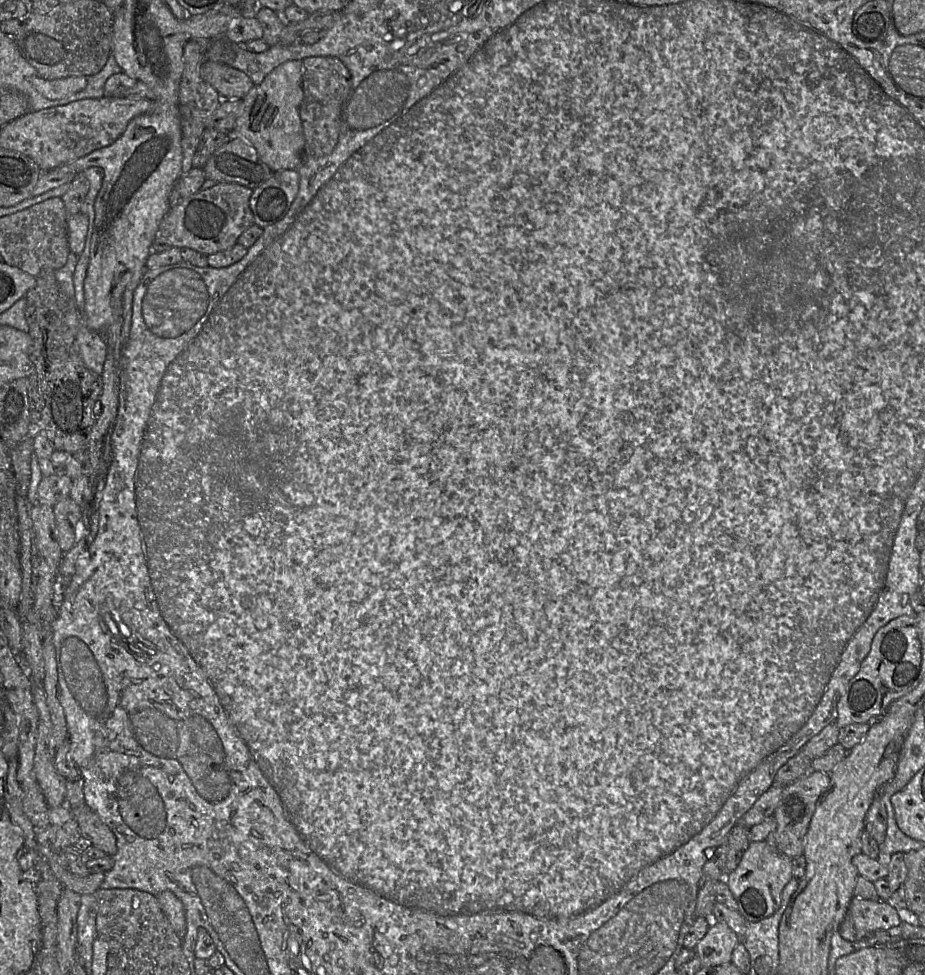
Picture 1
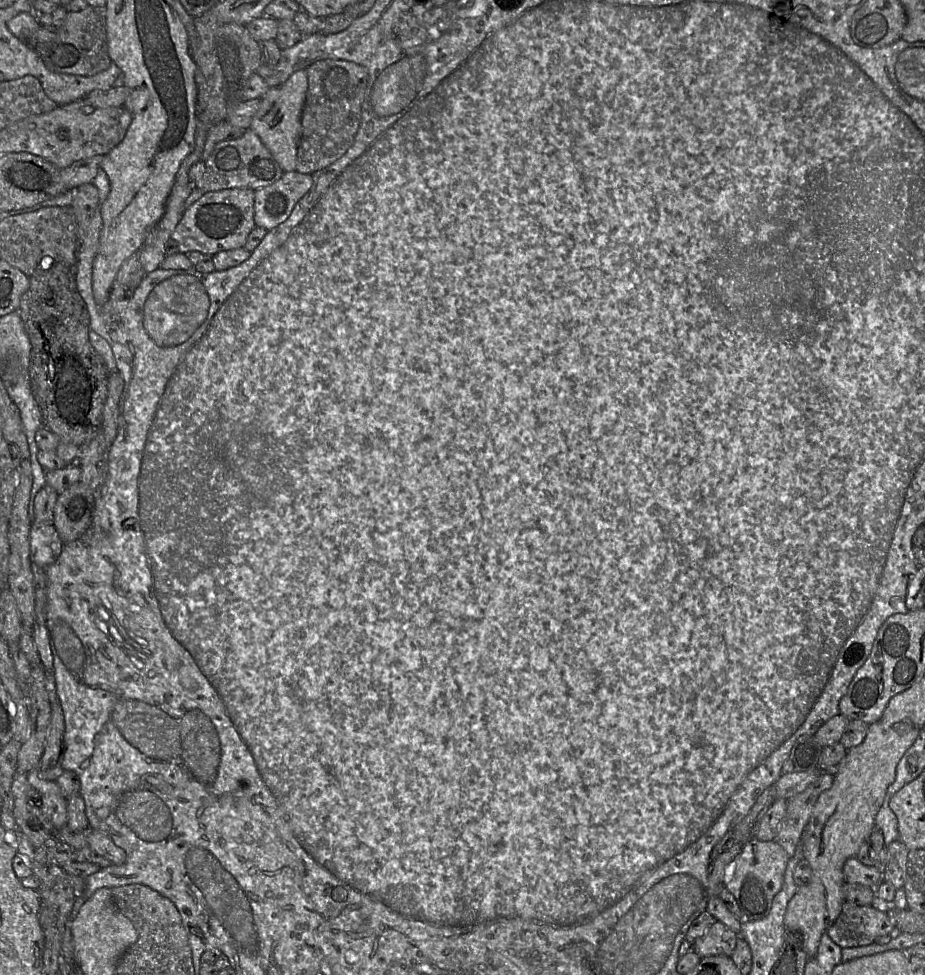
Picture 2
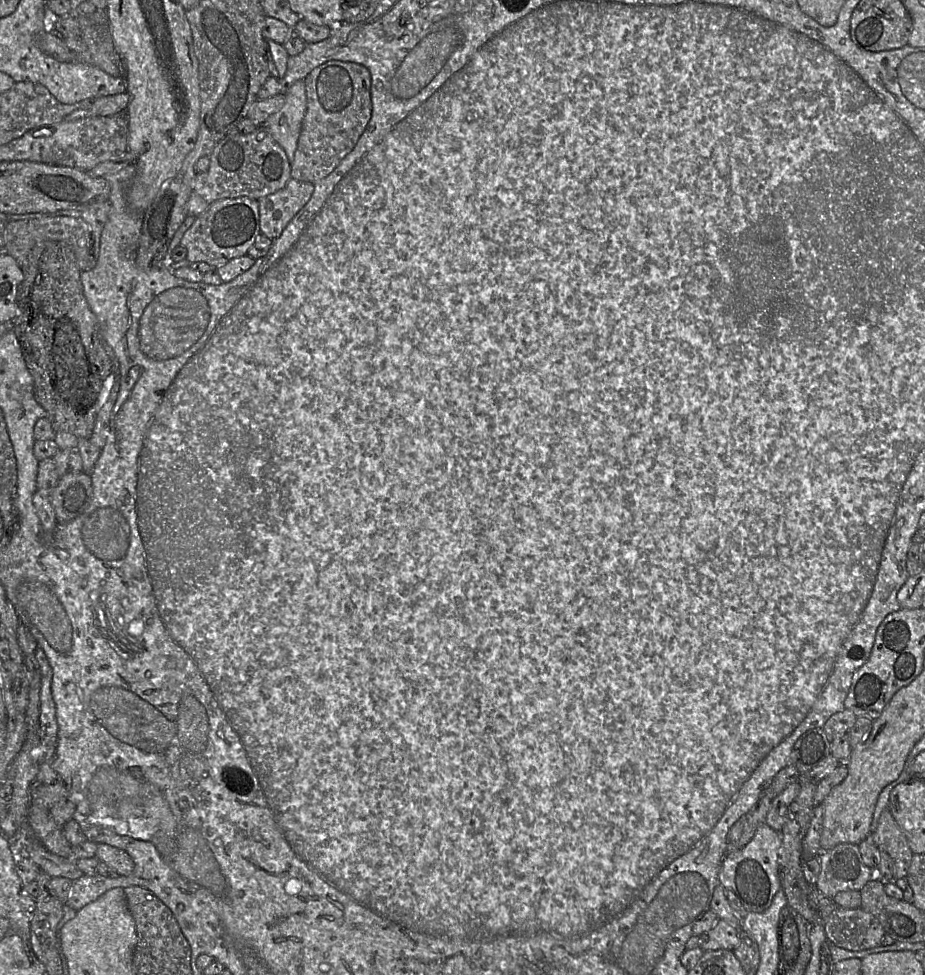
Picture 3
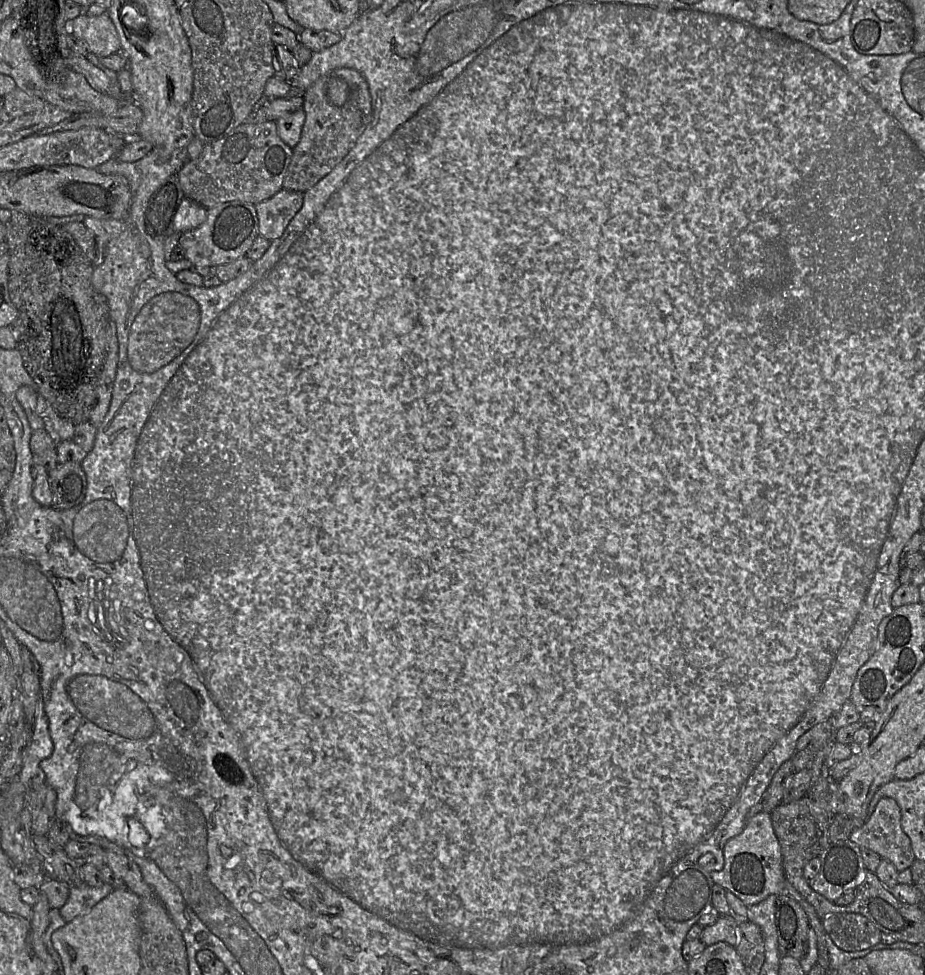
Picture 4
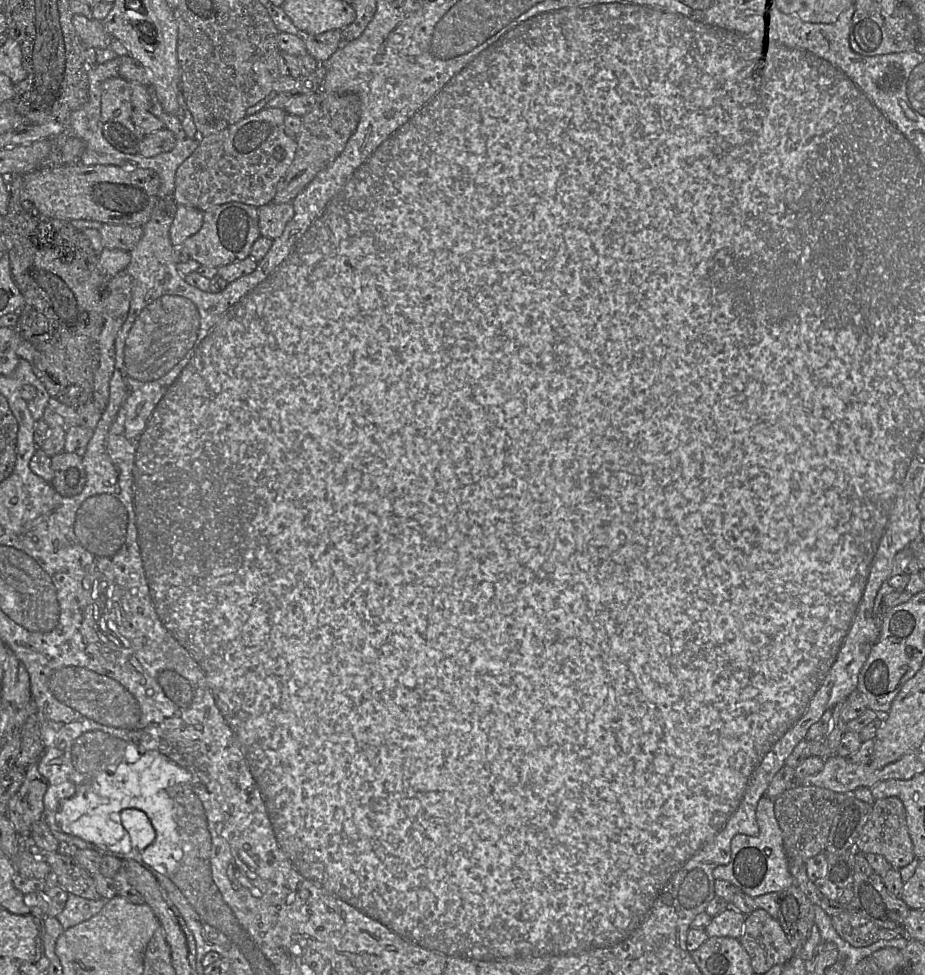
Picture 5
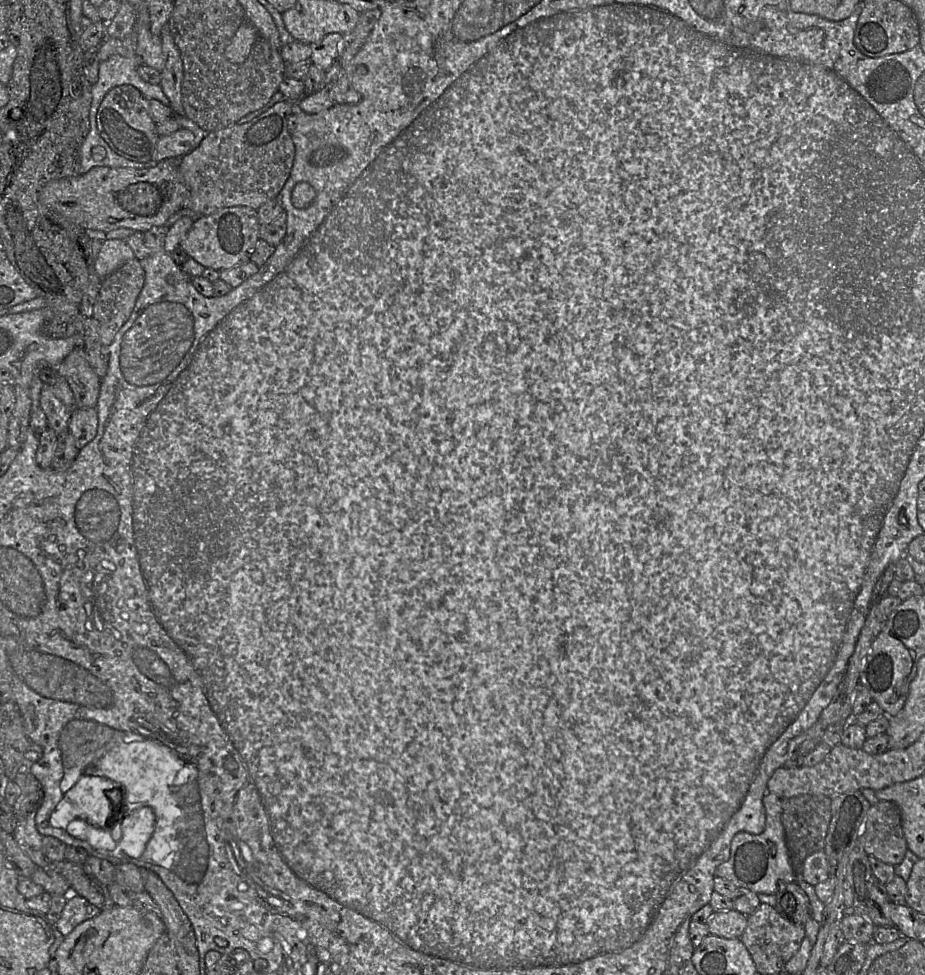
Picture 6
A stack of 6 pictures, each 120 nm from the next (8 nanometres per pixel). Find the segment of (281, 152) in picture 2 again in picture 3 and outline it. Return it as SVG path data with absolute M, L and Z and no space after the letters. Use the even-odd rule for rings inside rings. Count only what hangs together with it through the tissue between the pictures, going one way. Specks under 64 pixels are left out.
M304 80L296 81L284 94L285 102L279 111L268 117L265 125L274 140L284 149L291 162L297 148L302 122L307 109Z

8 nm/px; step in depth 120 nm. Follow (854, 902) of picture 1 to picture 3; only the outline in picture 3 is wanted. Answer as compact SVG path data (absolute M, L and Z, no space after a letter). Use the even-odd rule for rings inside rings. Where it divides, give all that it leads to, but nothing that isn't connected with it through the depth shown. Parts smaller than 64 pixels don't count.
M837 907L823 920L823 925L828 942L849 951L879 946L886 934L879 921L861 907Z

